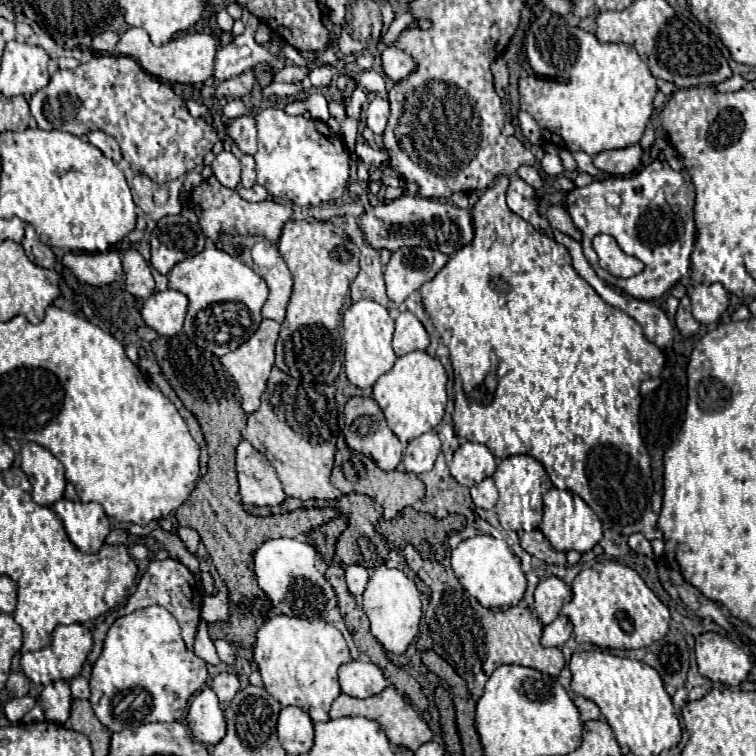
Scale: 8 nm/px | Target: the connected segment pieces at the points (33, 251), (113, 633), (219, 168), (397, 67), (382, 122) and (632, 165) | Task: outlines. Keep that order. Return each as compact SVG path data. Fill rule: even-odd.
M25 225L25 239L23 239L21 245L25 247L25 253L27 253L31 263L35 263L39 267L45 267L45 269L53 269L55 255L51 251L51 247L41 243L39 235L35 233L35 229L31 225Z
M151 605L119 617L107 631L103 651L93 663L89 687L95 717L111 731L123 731L147 721L179 721L189 697L207 681L205 661L189 651L175 617Z
M221 151L215 157L215 161L211 163L211 169L213 169L213 175L217 177L217 181L223 187L229 187L229 189L237 189L239 187L241 163L231 151Z
M395 47L383 49L381 65L383 65L383 73L395 83L401 81L403 77L407 77L407 73L411 73L411 69L415 69L415 61L411 61L411 57L407 57L407 53L403 53Z
M375 97L371 101L365 117L367 117L367 127L375 135L383 135L383 131L387 127L387 119L389 119L389 101L383 97Z
M639 143L625 147L625 149L603 151L595 157L595 165L609 175L629 175L639 167L641 153L643 153L643 149Z

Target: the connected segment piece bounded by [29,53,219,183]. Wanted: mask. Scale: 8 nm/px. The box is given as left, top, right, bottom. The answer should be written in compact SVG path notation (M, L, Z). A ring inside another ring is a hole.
M93 55L91 61L81 63L77 69L57 69L45 89L33 95L29 101L33 117L37 125L45 131L59 129L67 131L71 135L83 137L89 131L105 131L107 135L113 135L121 147L123 157L131 163L133 171L139 175L147 175L155 183L167 183L175 181L181 175L189 173L195 165L203 163L203 157L213 149L213 145L219 141L215 129L205 119L193 119L185 107L183 97L175 95L169 83L159 81L157 77L147 75L137 61L133 61L127 55ZM59 101L59 113L53 109L49 111L49 103Z

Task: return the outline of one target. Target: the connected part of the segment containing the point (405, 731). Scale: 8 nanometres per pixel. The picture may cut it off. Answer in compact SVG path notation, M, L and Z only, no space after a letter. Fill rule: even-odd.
M387 687L387 689L383 689L381 693L377 693L369 699L355 699L355 697L349 697L349 695L341 693L333 701L329 715L331 715L331 719L349 717L349 715L361 715L361 717L373 719L381 725L381 729L385 731L391 745L403 745L403 747L409 747L411 751L419 749L419 745L431 741L431 729L427 727L427 723L415 713L415 709L405 701L405 697L399 695L393 687Z

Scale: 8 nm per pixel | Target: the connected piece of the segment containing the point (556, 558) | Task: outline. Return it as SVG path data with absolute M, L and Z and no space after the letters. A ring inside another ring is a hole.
M535 529L531 533L523 533L521 535L521 547L529 555L533 555L533 557L545 561L545 563L557 563L557 565L565 565L567 563L565 553L563 551L555 551L539 529Z

